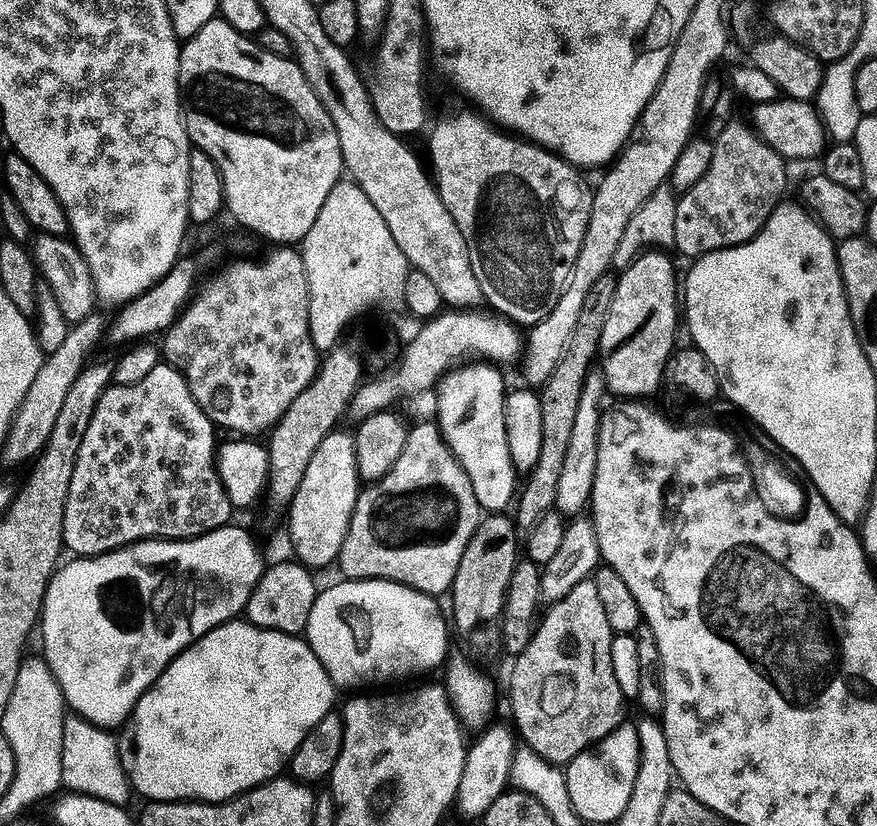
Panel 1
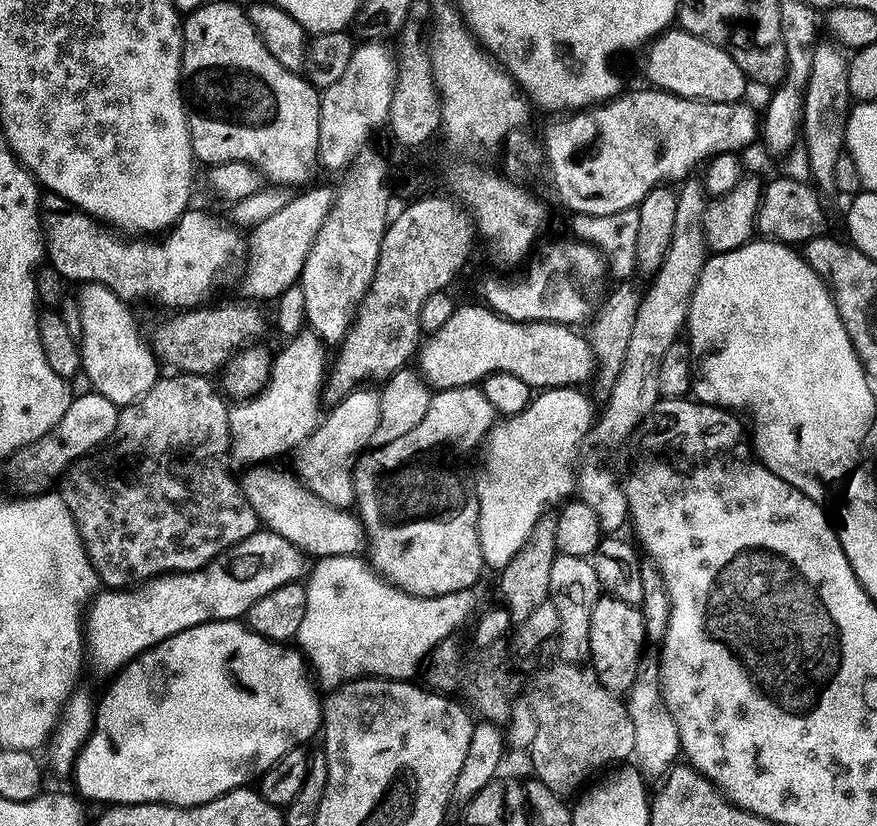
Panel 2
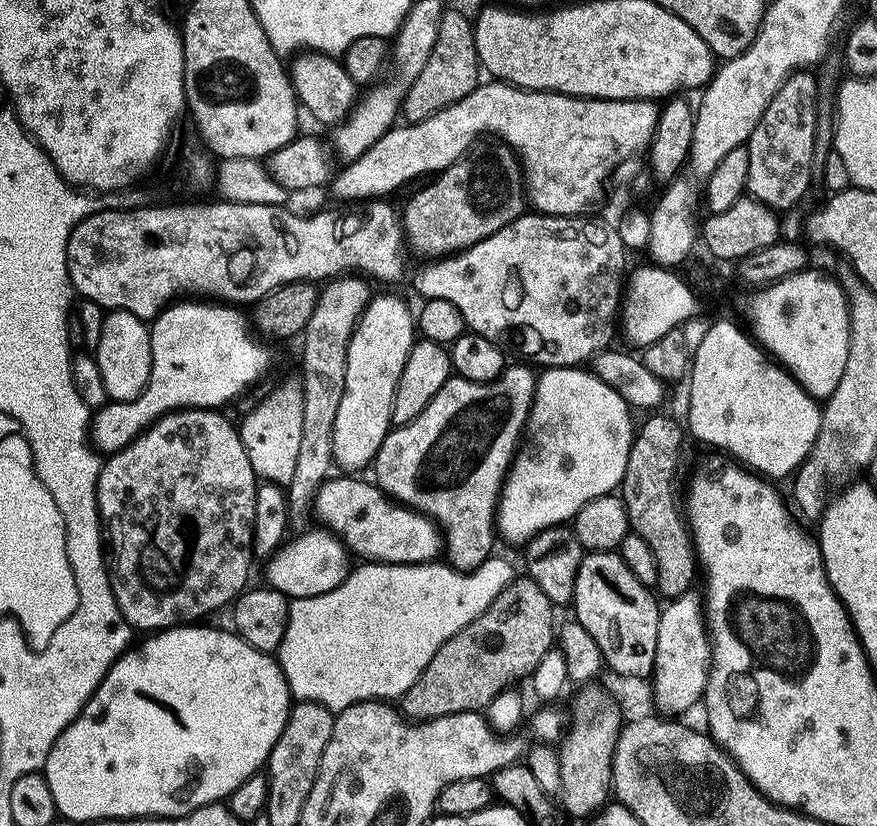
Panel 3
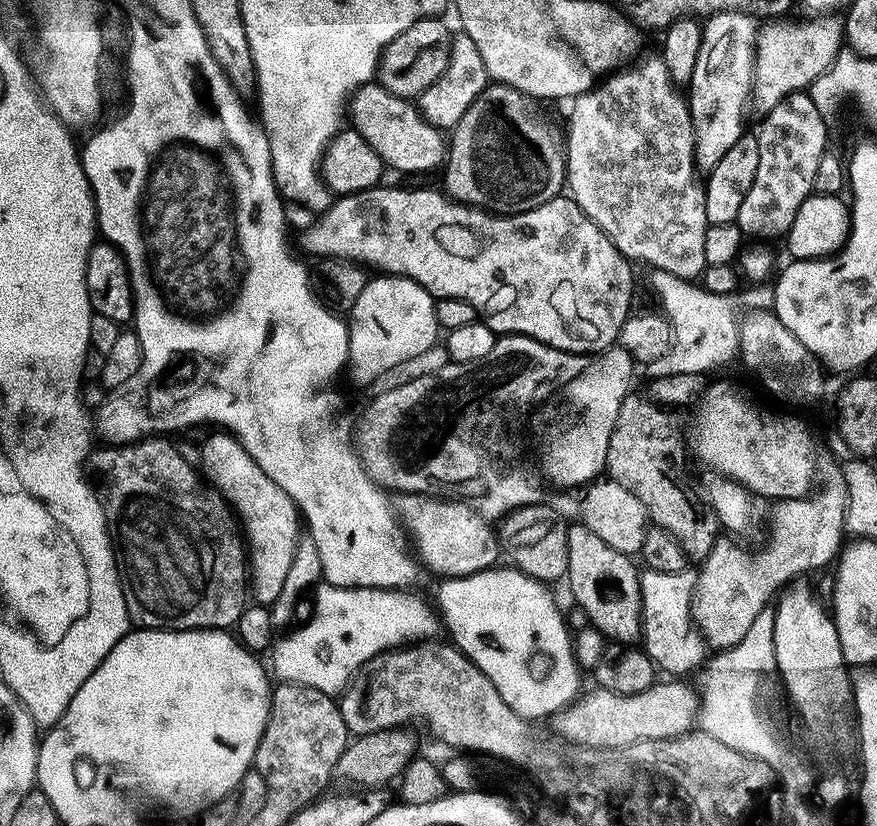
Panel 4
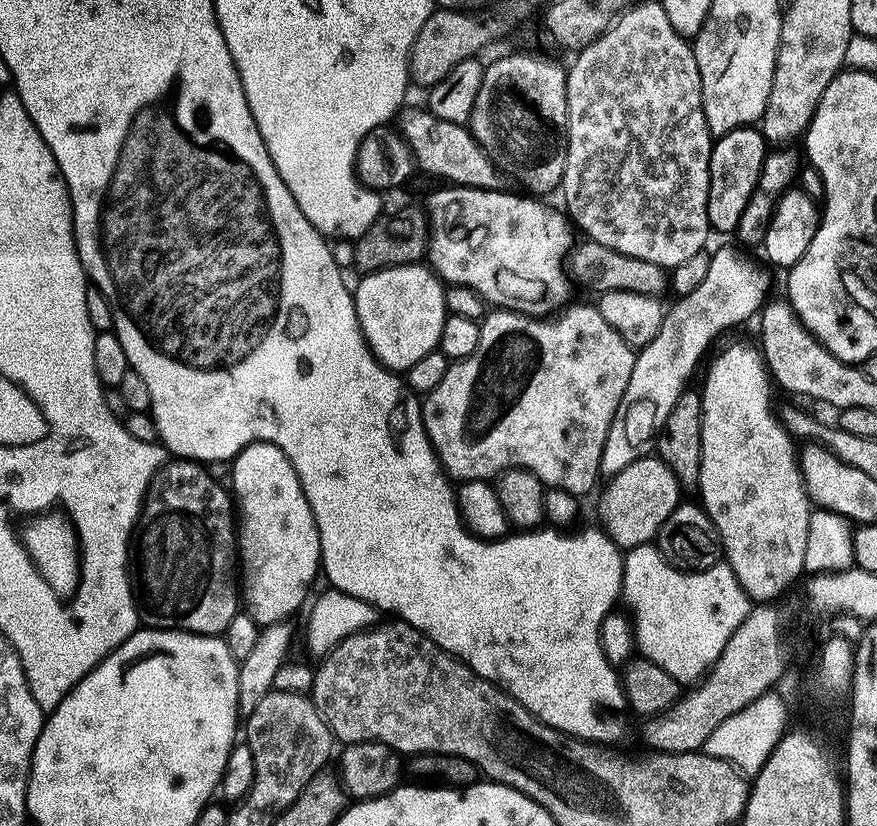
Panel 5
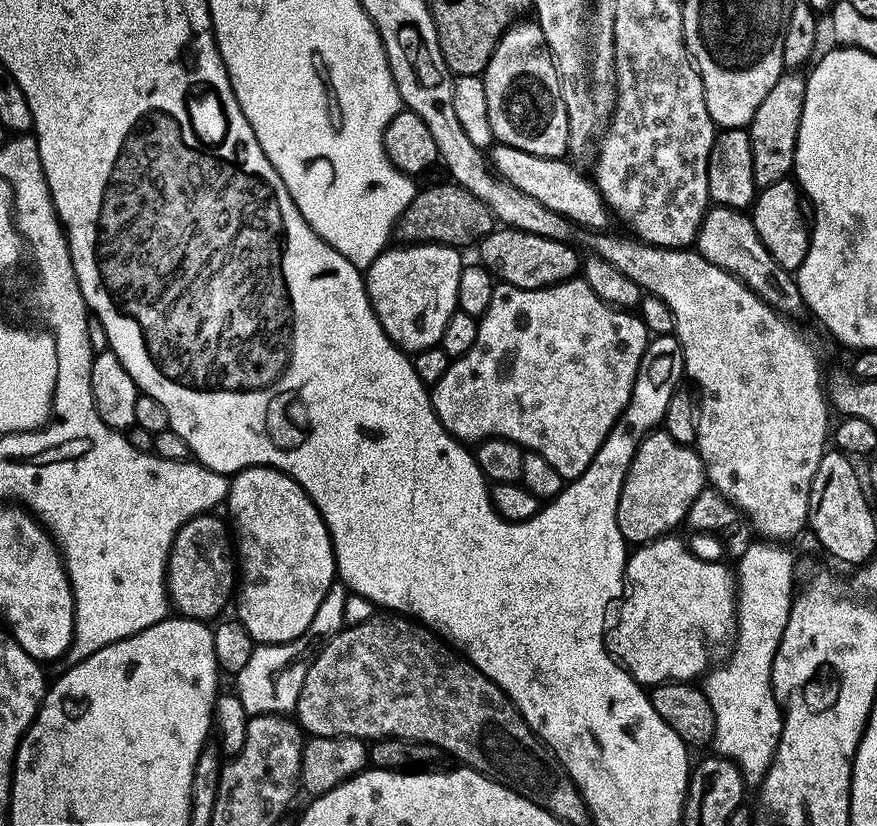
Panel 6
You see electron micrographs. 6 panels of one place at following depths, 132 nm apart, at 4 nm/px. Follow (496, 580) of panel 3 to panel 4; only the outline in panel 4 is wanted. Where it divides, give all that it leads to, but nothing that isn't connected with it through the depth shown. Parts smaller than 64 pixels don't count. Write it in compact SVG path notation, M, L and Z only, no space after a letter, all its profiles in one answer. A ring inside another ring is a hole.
M317 587L312 617L297 632L289 631L284 634L289 636L271 645L271 675L285 684L310 686L327 696L339 697L374 657L435 637L432 635L436 632L436 624L438 628L437 613L429 601L428 605L414 593L395 588Z

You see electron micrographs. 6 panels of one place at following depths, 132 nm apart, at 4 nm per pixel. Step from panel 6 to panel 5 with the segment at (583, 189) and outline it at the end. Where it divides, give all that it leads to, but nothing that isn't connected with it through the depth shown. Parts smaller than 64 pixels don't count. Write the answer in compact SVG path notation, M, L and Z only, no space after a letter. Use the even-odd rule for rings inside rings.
M423 107L401 111L398 116L398 130L416 154L416 162L421 173L441 176L444 182L461 188L486 188L496 190L501 187L502 173L471 131L463 124L442 122L430 110ZM409 111L409 112L408 112ZM424 111L424 112L423 112Z

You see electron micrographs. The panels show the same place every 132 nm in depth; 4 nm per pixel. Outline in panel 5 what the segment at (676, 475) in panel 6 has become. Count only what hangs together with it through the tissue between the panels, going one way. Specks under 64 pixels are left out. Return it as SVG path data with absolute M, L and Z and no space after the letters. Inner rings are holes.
M655 455L634 462L634 466L626 466L622 474L611 477L607 483L608 489L600 500L599 523L622 550L653 543L659 537L662 526L666 526L670 514L674 514L674 510L682 502L680 480L674 470L670 470L667 462Z

